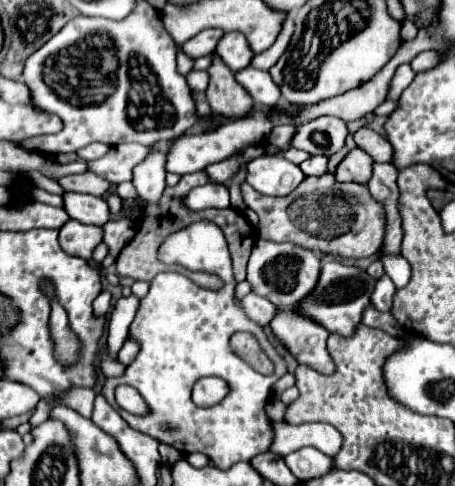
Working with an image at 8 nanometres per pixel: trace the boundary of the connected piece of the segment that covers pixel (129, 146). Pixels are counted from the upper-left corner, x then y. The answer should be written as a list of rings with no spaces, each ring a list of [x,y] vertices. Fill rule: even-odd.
[[[122,143],[110,147],[106,155],[89,165],[88,169],[99,176],[108,179],[110,183],[118,185],[122,181],[132,179],[132,169],[138,165],[144,155],[148,153],[148,147],[138,143]]]

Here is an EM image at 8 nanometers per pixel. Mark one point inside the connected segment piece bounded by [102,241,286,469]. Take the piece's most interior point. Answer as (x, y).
(184, 329)

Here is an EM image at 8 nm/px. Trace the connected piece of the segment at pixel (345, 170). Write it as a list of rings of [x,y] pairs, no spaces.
[[[350,149],[348,155],[336,167],[338,181],[356,181],[366,183],[372,175],[372,157],[364,149]]]

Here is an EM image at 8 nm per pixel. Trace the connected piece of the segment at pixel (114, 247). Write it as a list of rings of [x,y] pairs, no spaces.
[[[110,219],[108,225],[102,227],[102,231],[104,231],[104,243],[106,247],[110,247],[110,255],[106,255],[106,259],[102,261],[102,267],[110,267],[116,261],[120,249],[132,239],[136,229],[134,229],[134,223],[128,219],[120,219],[120,221]]]

